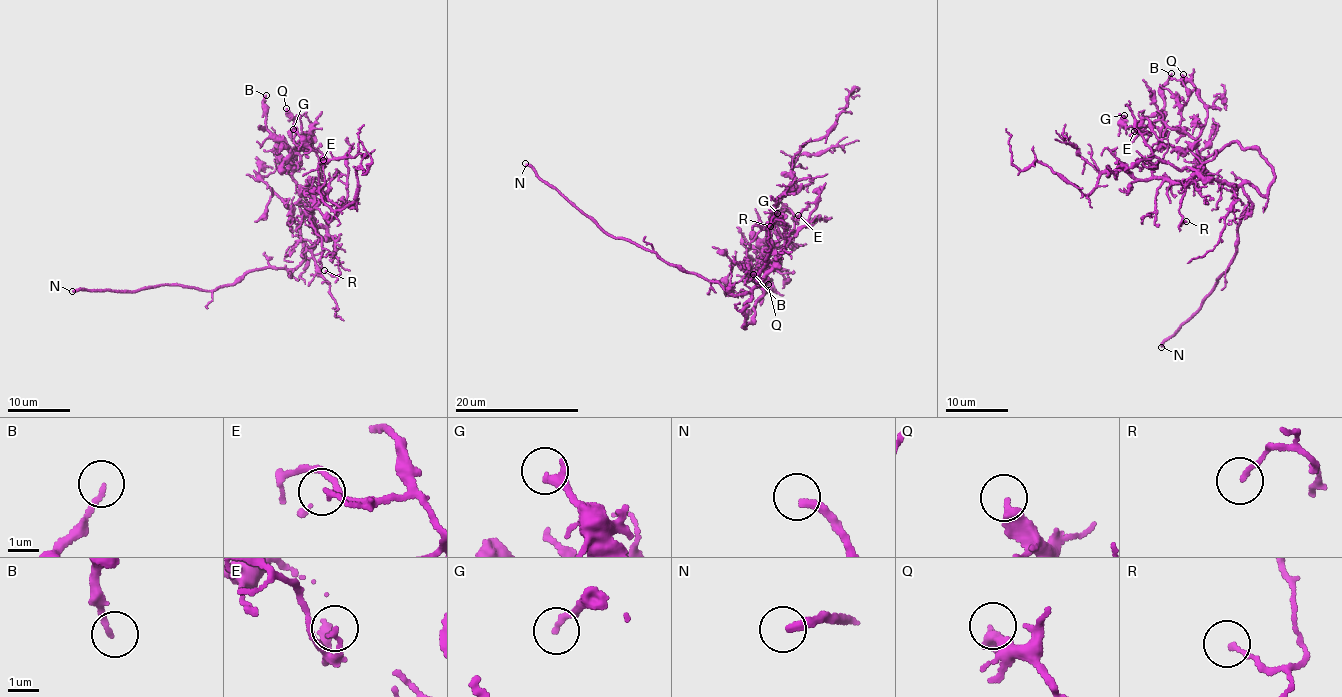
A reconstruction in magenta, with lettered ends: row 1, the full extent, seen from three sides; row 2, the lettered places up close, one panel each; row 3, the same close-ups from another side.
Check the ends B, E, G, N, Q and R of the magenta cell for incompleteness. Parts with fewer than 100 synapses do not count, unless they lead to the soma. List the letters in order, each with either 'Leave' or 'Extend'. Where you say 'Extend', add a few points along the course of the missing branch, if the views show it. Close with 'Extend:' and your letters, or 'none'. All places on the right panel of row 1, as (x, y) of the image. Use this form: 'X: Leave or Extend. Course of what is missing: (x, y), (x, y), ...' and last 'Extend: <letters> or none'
B: Leave
E: Leave
G: Leave
N: Extend. Course of what is missing: (1161, 347), (1220, 341), (1251, 359), (1281, 364), (1289, 357)
Q: Leave
R: Leave
Extend: N

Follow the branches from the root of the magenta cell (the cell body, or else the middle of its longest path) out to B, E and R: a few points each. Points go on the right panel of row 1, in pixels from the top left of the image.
B: (1212, 180), (1195, 175), (1201, 161), (1191, 151), (1199, 142), (1172, 130), (1160, 113), (1171, 73)
E: (1212, 180), (1195, 175), (1201, 161), (1193, 153), (1161, 145), (1151, 131), (1140, 134), (1134, 131)
R: (1212, 180), (1201, 178), (1185, 188), (1178, 213), (1183, 218), (1181, 225), (1186, 221)

